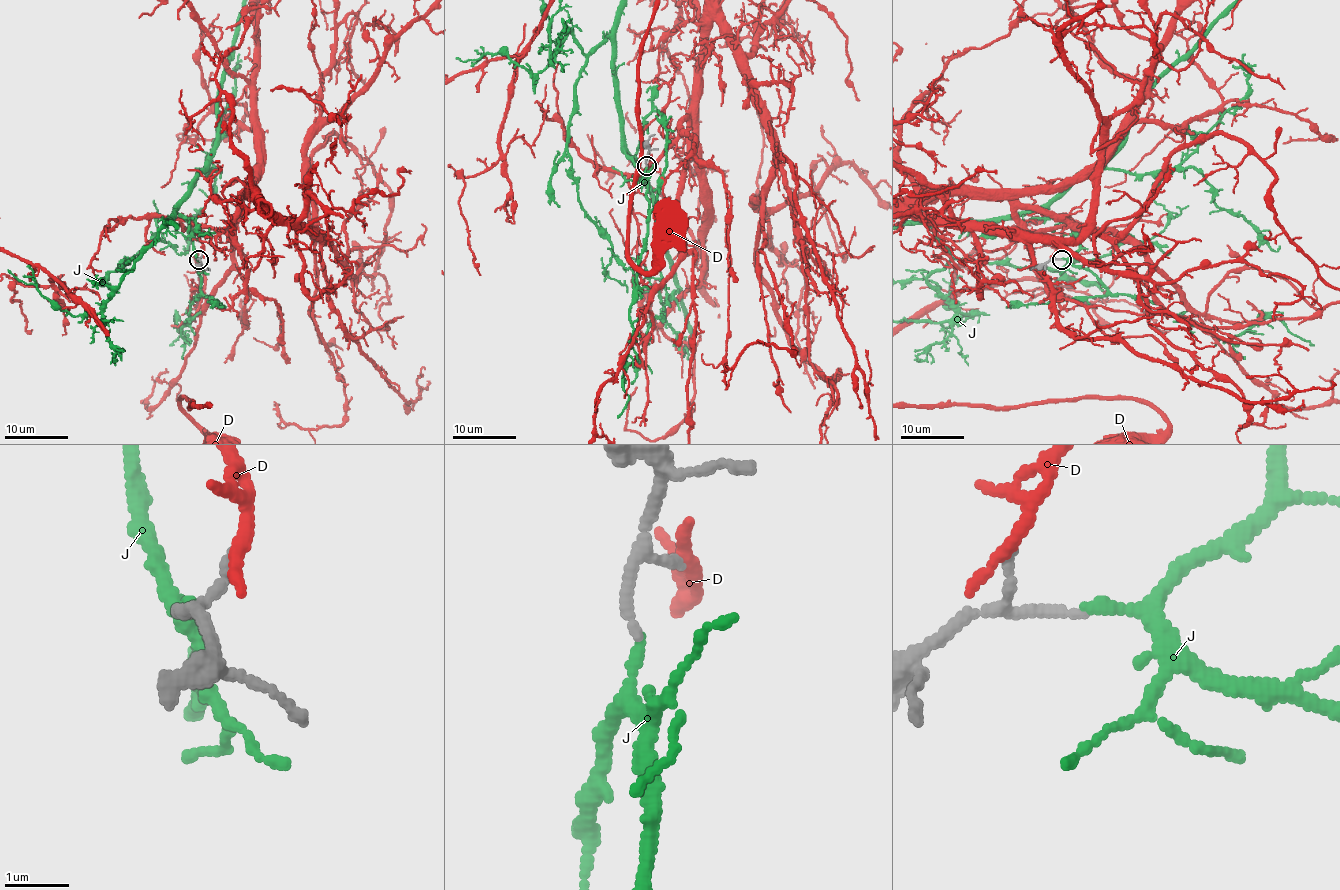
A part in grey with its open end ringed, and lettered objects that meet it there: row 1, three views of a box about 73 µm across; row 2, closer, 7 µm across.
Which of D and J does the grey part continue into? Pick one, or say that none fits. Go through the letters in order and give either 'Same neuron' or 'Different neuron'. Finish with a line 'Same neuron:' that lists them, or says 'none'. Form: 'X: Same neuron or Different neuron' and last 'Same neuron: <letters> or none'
D: Different neuron
J: Same neuron
Same neuron: J

